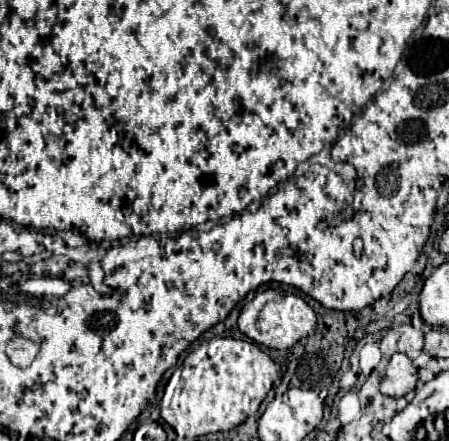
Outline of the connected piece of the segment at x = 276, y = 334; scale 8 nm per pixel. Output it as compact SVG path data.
M269 288L255 294L255 298L243 306L239 314L239 330L257 344L263 344L267 348L287 350L293 344L297 344L301 338L315 332L315 312L303 298Z

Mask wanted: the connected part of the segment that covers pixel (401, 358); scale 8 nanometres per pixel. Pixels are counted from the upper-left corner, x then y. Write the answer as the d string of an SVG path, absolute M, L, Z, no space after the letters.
M395 354L389 360L385 376L381 380L381 392L397 398L415 390L415 384L417 384L417 368L405 354Z

